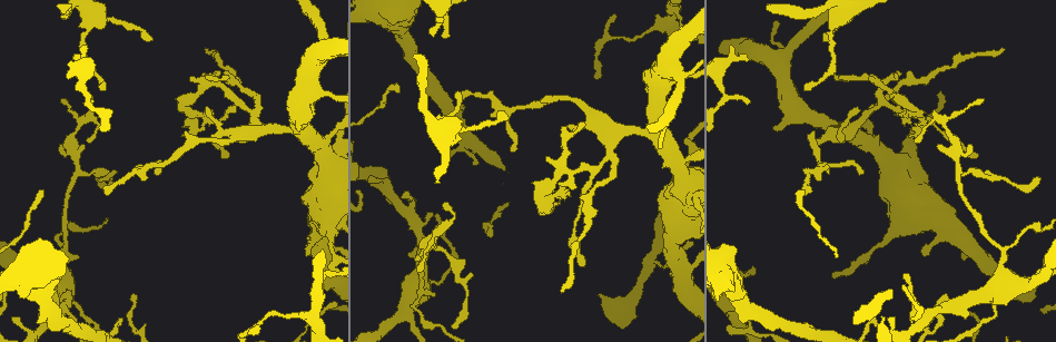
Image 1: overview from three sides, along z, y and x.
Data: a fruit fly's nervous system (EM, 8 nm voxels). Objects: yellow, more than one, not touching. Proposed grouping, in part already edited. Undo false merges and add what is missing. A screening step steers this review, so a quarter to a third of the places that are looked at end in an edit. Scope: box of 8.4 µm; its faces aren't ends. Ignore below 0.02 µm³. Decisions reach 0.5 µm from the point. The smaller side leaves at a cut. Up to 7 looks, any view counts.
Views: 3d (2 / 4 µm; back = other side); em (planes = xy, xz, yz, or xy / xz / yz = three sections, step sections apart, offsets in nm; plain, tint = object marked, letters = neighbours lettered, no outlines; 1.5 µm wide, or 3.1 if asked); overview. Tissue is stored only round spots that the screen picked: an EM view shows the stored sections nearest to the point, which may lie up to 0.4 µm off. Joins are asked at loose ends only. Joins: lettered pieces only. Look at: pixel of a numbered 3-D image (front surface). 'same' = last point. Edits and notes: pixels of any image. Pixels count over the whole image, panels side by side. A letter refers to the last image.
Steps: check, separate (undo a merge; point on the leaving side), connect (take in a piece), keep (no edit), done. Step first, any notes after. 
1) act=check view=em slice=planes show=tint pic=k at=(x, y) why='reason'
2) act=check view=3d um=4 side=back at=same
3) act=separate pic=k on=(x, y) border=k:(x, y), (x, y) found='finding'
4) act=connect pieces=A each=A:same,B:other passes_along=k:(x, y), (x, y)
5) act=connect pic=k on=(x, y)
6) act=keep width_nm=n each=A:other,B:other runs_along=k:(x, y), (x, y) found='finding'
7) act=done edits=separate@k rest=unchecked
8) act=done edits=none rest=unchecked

act=check view=3d um=4 pic=1 at=(559, 183)

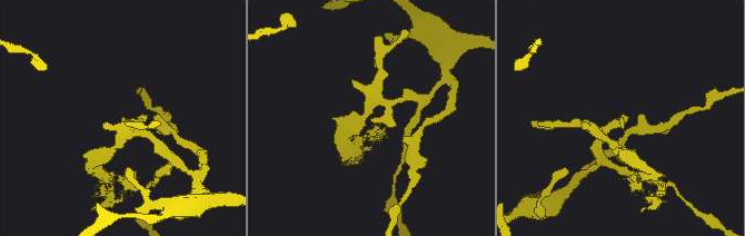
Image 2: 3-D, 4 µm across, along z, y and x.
act=check view=em slice=xz step=8 show=tint pic=2 at=(620, 117) why='now the EM'

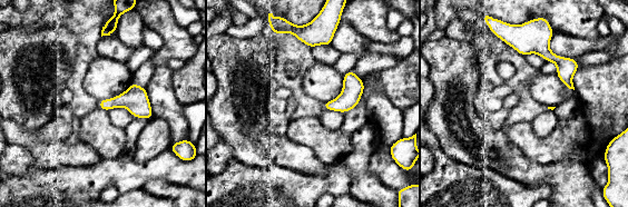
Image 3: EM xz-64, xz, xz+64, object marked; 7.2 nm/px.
act=check view=em slice=planes show=letters at=same

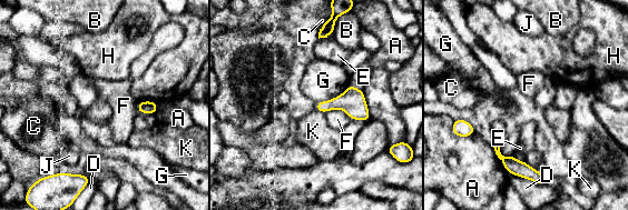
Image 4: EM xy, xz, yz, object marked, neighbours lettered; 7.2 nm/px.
act=keep each=A:other,B:other,C:other,D:other,E:other,F:other,G:other,H:other,J:other,K:other found='no lettered piece goes on from it'

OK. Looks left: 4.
act=check view=3d um=2 pic=1 at=(99, 87) why='tapers out'

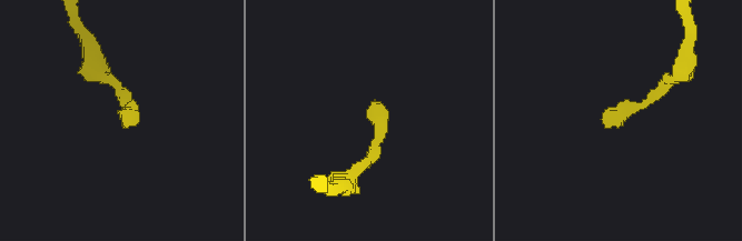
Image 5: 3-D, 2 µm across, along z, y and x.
act=check view=em slice=planes show=plain pic=5 at=(123, 113)

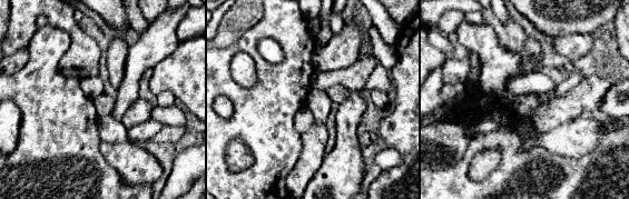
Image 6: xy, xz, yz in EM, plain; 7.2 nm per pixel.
act=check view=em slice=planes show=letters at=same why='see the neighbours'

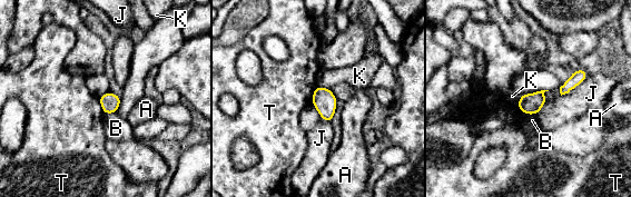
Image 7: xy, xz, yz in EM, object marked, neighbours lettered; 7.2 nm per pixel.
act=keep longest_contact=J:260nm each=A:other,B:other,J:other,K:other,T:other border=7:(316, 86), (311, 104) found='no lettered piece goes on from it'

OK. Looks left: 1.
act=check view=em slice=planes show=letters pic=1 at=(17, 317) why='branch stops here'

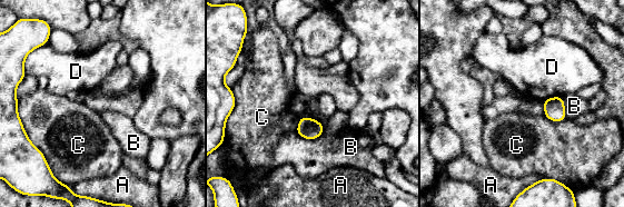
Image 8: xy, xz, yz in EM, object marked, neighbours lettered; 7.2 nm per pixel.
act=keep width_nm=160 each=A:other,B:other,C:other,D:other border=8:(563, 96), (551, 96), (542, 101) found='none of them fits'

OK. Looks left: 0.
act=done edits=none rest=unchecked

